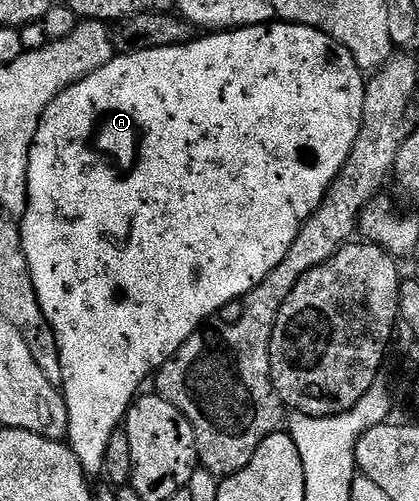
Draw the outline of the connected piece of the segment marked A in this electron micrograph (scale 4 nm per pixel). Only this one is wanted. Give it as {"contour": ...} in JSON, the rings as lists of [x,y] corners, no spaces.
{"contour":[[[275,19],[265,25],[250,25],[244,29],[211,31],[206,35],[196,36],[185,45],[118,54],[112,57],[109,63],[105,63],[105,67],[101,67],[97,71],[93,71],[93,75],[73,83],[68,89],[61,91],[57,95],[57,99],[53,99],[53,103],[49,103],[49,107],[39,118],[37,135],[31,144],[29,179],[27,180],[27,209],[21,218],[21,232],[23,234],[25,259],[29,263],[29,271],[33,279],[33,287],[37,291],[39,306],[45,315],[45,319],[51,324],[51,329],[57,339],[59,354],[61,355],[61,371],[63,372],[61,392],[67,404],[67,414],[69,415],[65,441],[66,444],[70,445],[73,455],[77,455],[84,473],[88,475],[102,474],[103,464],[105,463],[105,447],[109,447],[109,438],[113,436],[113,431],[117,431],[124,424],[127,408],[132,405],[137,394],[142,390],[139,388],[146,381],[148,384],[149,378],[159,372],[159,368],[180,349],[185,343],[185,339],[189,339],[189,335],[196,333],[204,323],[210,322],[207,320],[210,317],[214,318],[219,309],[225,306],[225,303],[229,303],[230,300],[244,298],[248,293],[253,292],[279,266],[281,259],[285,259],[285,255],[289,255],[289,247],[293,247],[301,227],[315,214],[316,209],[323,204],[323,198],[331,190],[332,183],[339,178],[341,167],[345,167],[345,159],[349,159],[351,148],[357,139],[357,131],[361,131],[366,90],[364,70],[359,68],[358,63],[353,59],[353,55],[345,46],[337,43],[328,33],[322,33],[319,29],[314,29],[308,25],[292,25],[290,21]]]}

